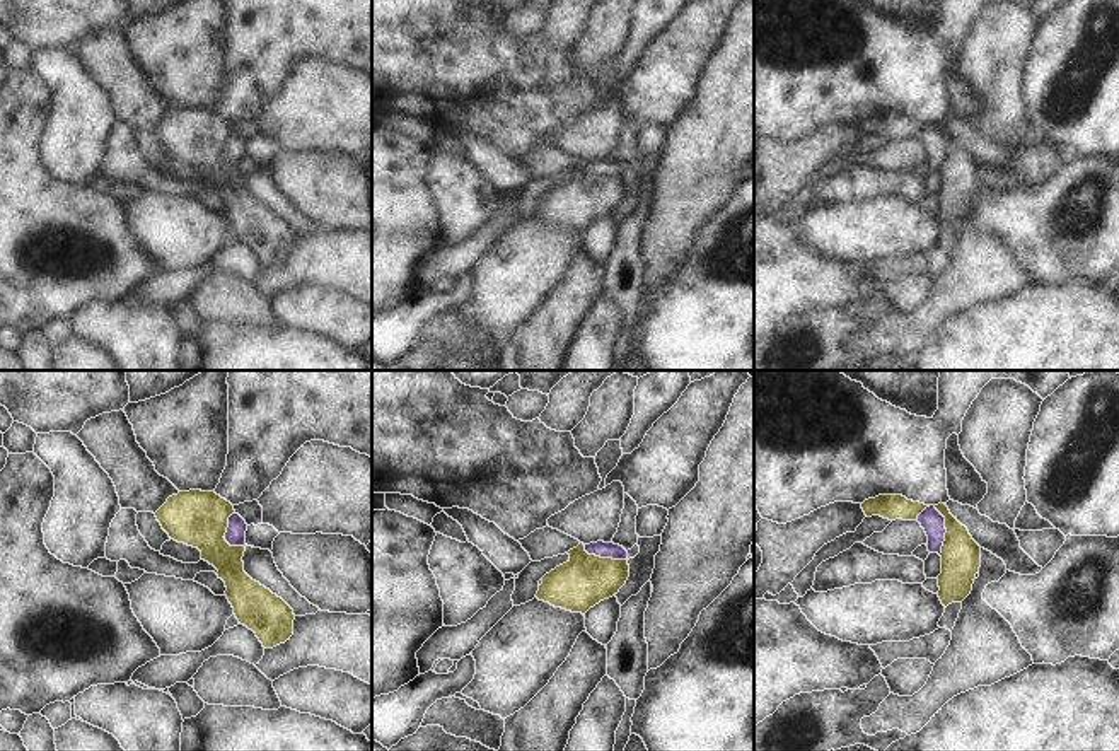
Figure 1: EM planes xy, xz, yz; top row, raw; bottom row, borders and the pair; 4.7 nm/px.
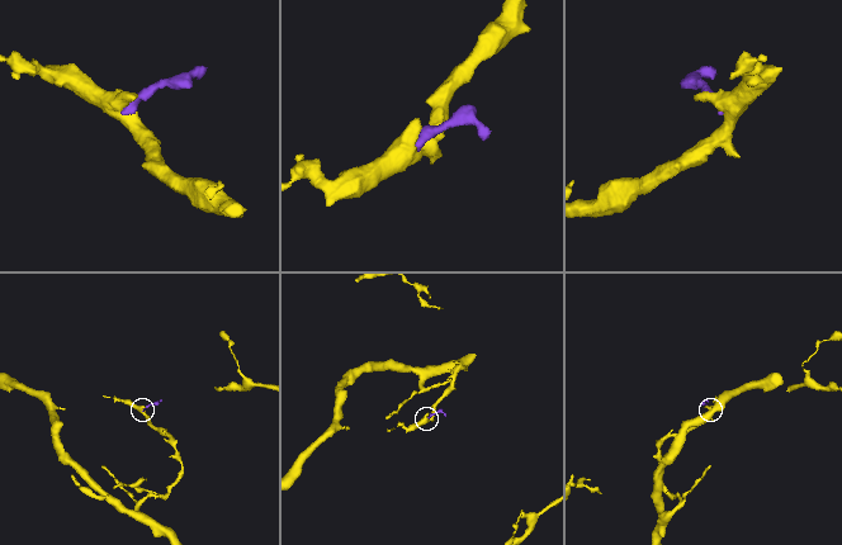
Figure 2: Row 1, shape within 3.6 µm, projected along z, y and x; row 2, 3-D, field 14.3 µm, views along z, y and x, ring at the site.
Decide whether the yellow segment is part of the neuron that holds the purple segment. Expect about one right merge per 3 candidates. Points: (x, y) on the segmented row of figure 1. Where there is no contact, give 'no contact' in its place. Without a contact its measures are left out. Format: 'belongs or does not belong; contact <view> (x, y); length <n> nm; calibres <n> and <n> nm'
does not belong; contact xy (226, 535); length 180 nm; calibres 100 and 260 nm

